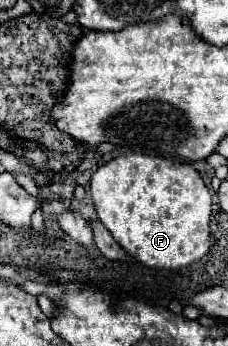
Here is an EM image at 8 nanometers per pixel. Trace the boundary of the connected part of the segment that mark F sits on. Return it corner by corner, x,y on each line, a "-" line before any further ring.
126,153
100,165
90,179
90,193
102,225
130,257
152,269
180,269
202,259
210,249
210,191
190,163
176,159

